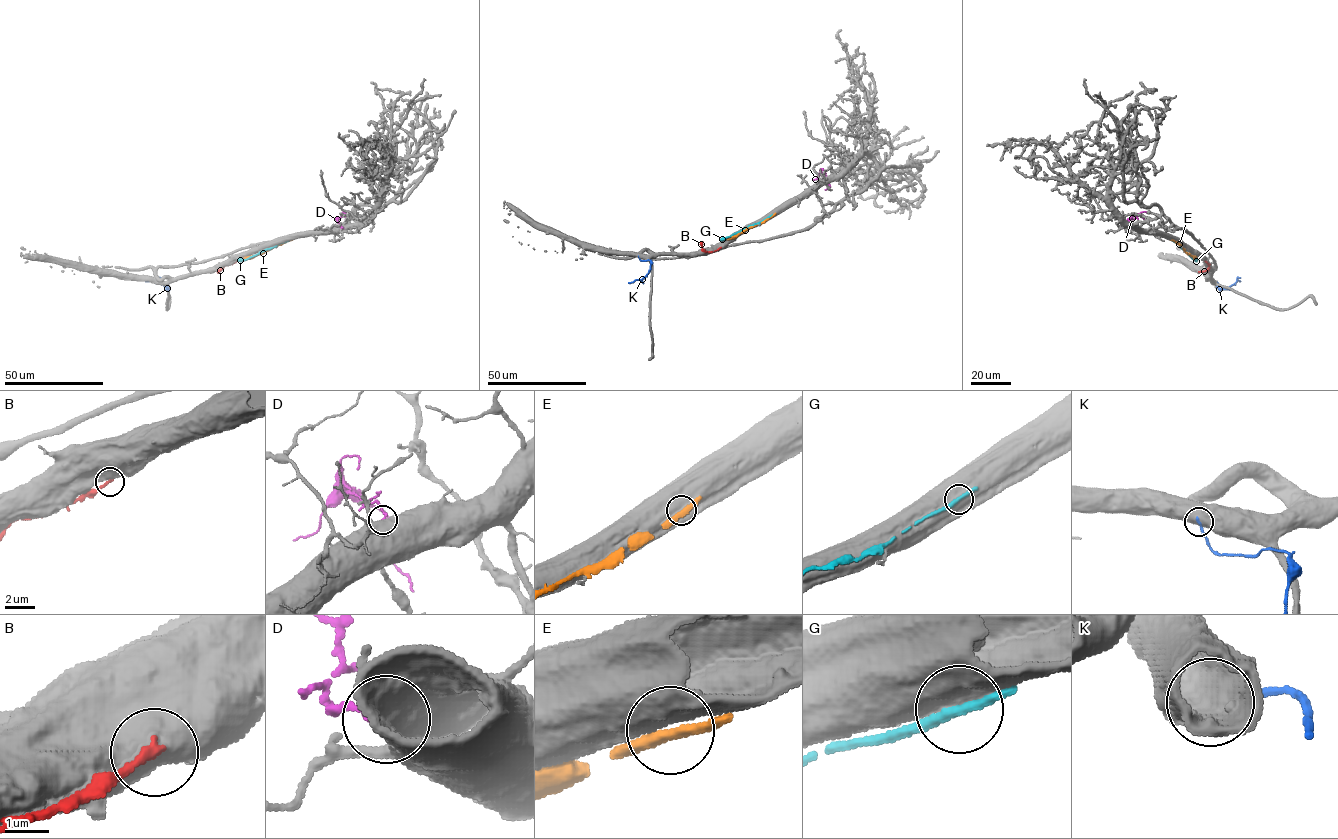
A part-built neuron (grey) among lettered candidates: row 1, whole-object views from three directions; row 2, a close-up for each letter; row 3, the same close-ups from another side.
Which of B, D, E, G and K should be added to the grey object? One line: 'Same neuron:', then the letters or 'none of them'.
Same neuron: none of them

